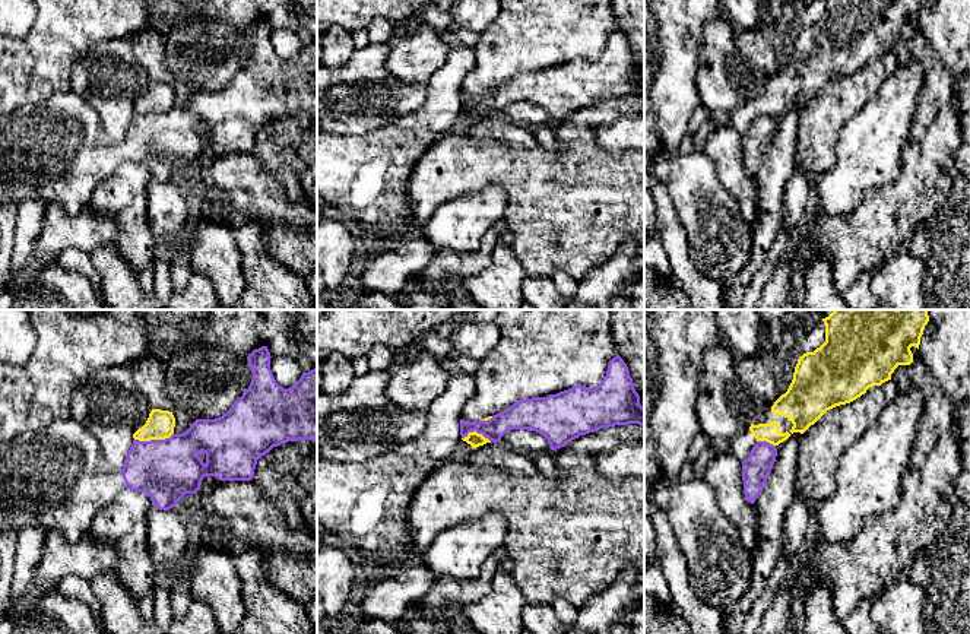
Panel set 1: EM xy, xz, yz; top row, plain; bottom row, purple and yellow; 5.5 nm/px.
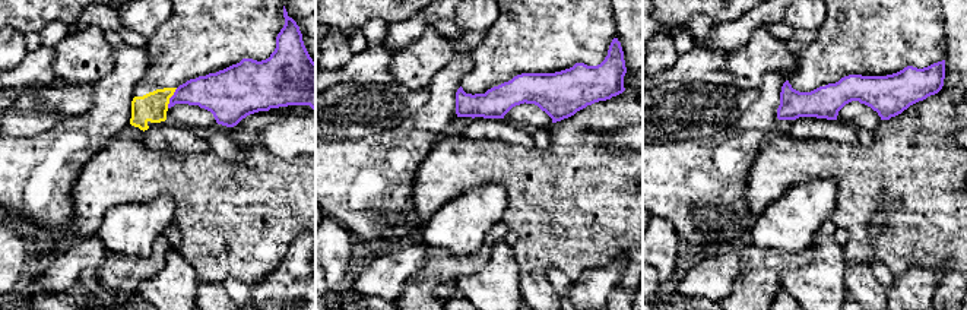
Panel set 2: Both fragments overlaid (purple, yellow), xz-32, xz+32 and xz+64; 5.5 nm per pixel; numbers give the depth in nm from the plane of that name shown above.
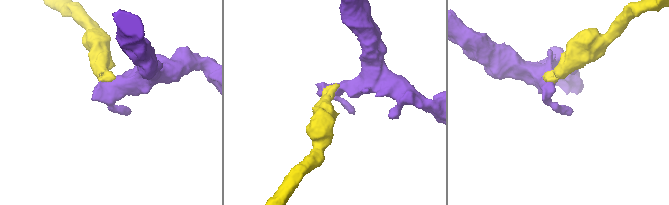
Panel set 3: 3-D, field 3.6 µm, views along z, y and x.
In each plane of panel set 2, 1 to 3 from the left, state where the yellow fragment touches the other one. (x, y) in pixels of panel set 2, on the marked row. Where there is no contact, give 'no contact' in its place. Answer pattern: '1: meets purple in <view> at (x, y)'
1: meets purple in xz-32 at (170, 98)
2: no contact
3: no contact

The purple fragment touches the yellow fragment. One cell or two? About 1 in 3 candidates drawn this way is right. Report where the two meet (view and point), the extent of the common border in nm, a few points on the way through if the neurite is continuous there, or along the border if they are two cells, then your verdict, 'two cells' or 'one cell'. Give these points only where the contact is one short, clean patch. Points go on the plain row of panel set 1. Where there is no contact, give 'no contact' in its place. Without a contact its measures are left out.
meets purple in xy at (154, 113); contact 220 nm long; border along xy (173, 105), (164, 111), (135, 113); two cells

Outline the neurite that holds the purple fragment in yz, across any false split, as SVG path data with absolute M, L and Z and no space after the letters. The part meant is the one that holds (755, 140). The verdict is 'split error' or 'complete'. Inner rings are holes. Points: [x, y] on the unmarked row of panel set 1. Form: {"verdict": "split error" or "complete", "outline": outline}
{"verdict": "complete", "outline": "M757 114L749 129L742 134L745 171L754 177L776 134L777 121L767 114Z"}

